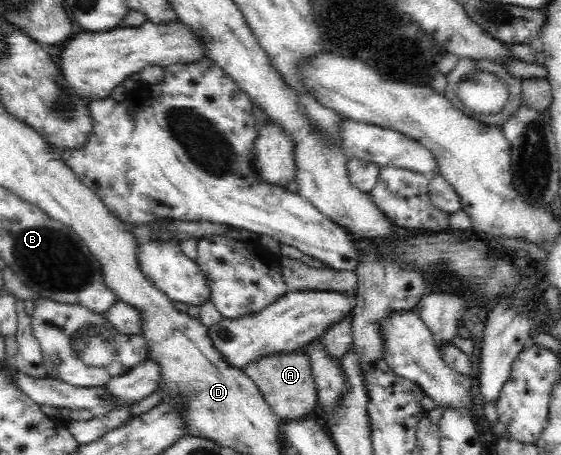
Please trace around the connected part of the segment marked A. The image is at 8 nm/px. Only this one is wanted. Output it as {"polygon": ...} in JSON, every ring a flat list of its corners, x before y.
{"polygon":[[296,350,290,354,273,354,262,357,256,362,246,365,243,373,257,385,264,401,273,413,283,422,300,420,317,412,317,392,311,378,309,356]]}

